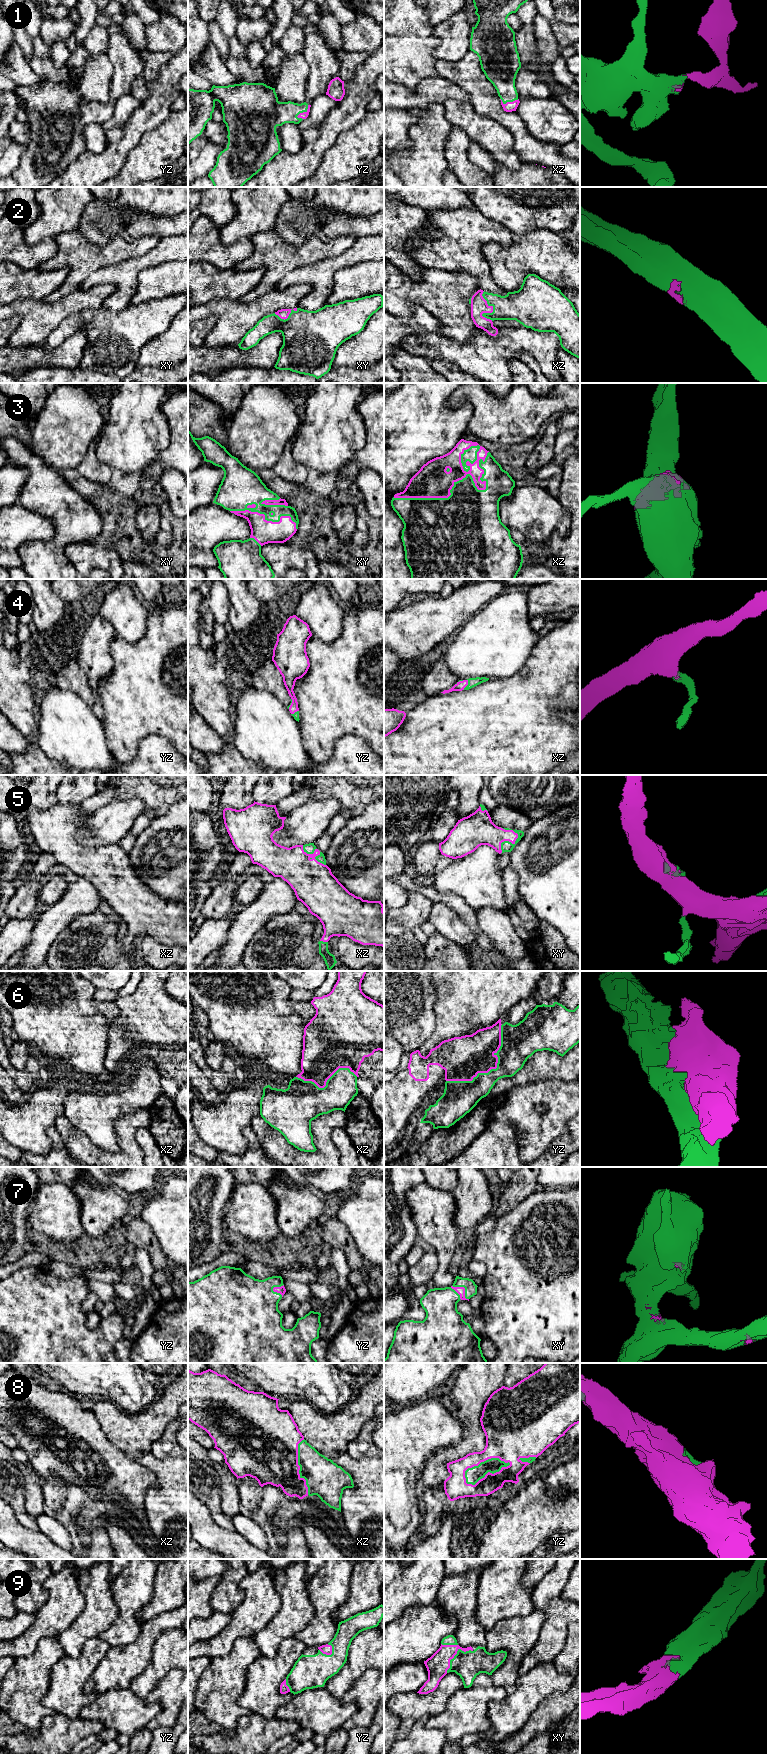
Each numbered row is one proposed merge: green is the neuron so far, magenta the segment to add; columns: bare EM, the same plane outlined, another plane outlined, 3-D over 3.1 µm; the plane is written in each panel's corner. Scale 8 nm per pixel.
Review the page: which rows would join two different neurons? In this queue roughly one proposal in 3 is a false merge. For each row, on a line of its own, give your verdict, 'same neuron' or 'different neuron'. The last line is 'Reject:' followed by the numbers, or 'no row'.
1: same neuron
2: same neuron
3: same neuron
4: same neuron
5: same neuron
6: different neuron
7: same neuron
8: same neuron
9: same neuron
Reject: 6

